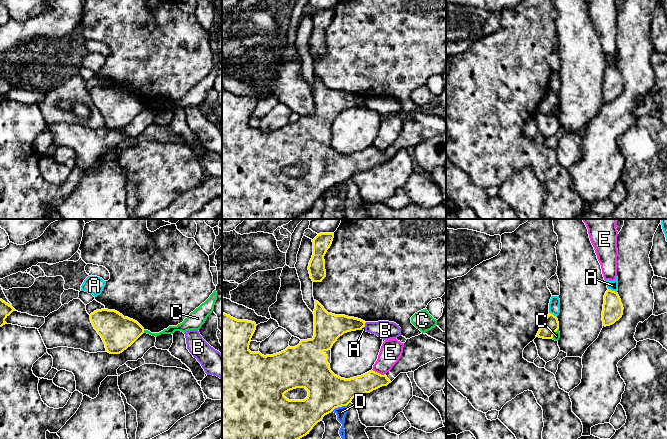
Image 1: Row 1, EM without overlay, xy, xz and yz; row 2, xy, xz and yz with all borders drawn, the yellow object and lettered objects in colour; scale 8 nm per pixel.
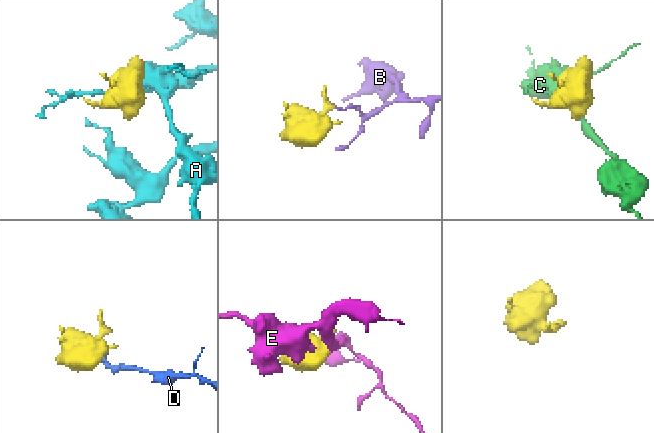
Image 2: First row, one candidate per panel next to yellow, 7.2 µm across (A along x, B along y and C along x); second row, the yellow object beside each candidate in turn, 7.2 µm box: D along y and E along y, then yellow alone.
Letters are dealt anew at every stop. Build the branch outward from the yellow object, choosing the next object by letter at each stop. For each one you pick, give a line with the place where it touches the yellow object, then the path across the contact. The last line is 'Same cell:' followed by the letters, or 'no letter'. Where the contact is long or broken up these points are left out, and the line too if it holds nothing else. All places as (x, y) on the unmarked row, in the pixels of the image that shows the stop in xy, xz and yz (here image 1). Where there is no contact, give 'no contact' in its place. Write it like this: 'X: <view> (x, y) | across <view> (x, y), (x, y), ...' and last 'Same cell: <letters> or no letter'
Same cell: no letter

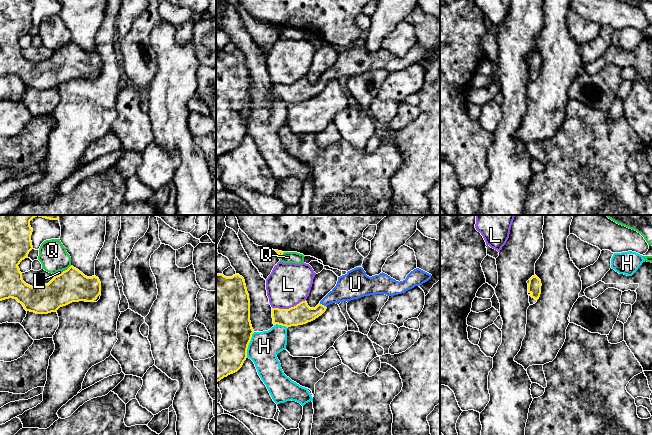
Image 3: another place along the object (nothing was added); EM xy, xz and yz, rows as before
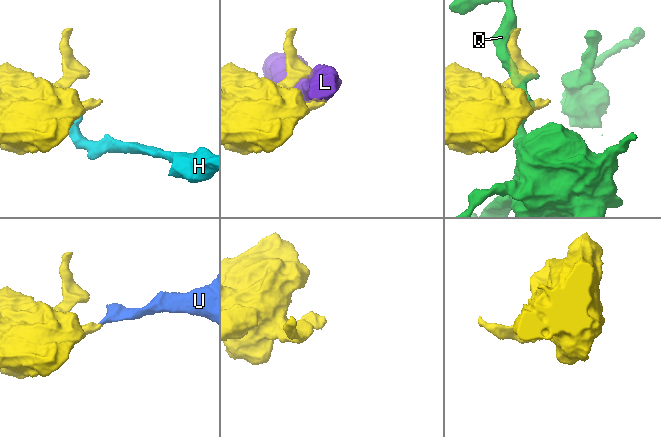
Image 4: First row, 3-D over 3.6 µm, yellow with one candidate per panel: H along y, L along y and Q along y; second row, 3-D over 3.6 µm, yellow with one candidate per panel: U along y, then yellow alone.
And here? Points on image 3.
U: xz (323, 81) | across xz (300, 90), (314, 89), (323, 81), (331, 73), (348, 63)
Same cell: U

